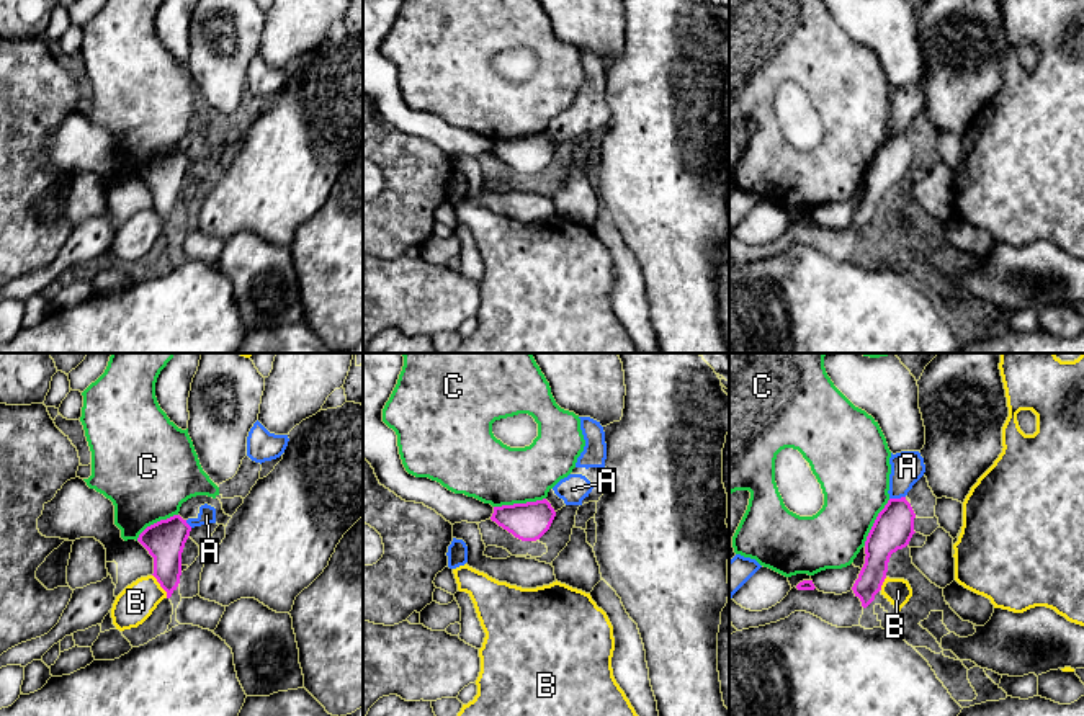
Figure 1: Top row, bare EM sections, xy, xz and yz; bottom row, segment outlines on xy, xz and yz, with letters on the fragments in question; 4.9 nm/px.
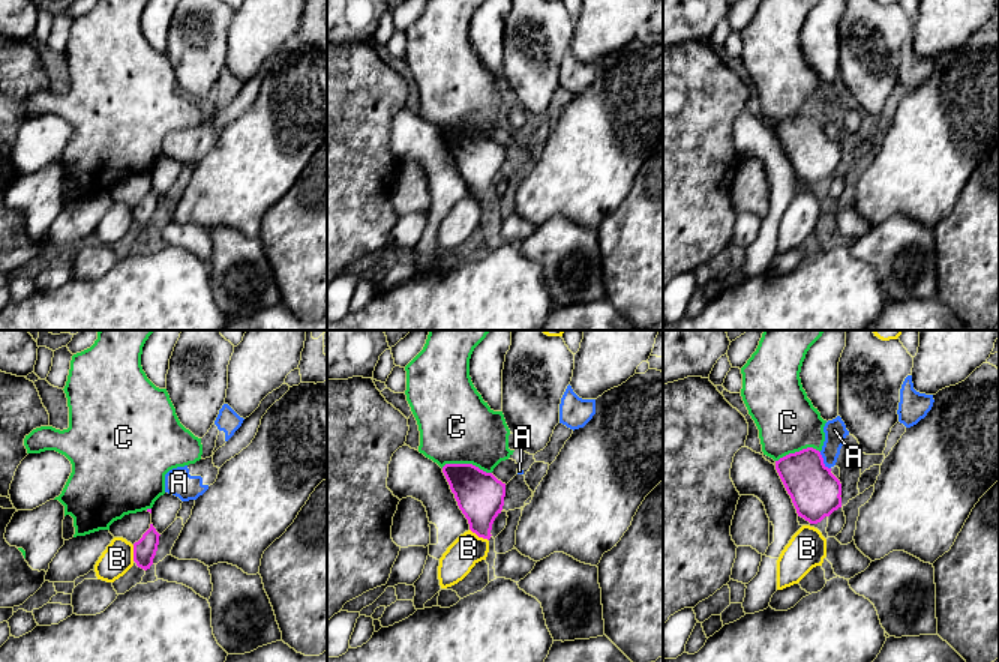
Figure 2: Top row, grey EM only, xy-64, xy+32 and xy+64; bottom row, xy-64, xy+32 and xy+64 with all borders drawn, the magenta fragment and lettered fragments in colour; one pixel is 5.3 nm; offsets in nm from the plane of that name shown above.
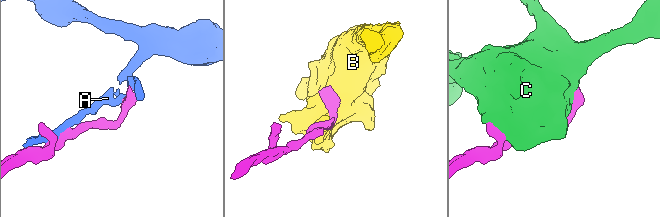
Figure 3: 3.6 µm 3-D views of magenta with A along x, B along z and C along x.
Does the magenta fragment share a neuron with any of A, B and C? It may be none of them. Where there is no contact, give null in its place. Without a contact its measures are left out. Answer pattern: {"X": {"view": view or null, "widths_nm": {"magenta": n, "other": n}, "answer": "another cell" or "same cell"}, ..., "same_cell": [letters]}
{"A": {"view": "yz", "widths_nm": {"magenta": 200, "other": 160}, "answer": "another cell"}, "B": {"view": "xy", "widths_nm": {"magenta": 190, "other": 180}, "answer": "another cell"}, "C": {"view": "xz", "widths_nm": {"magenta": 190, "other": 300}, "answer": "another cell"}, "same_cell": []}

